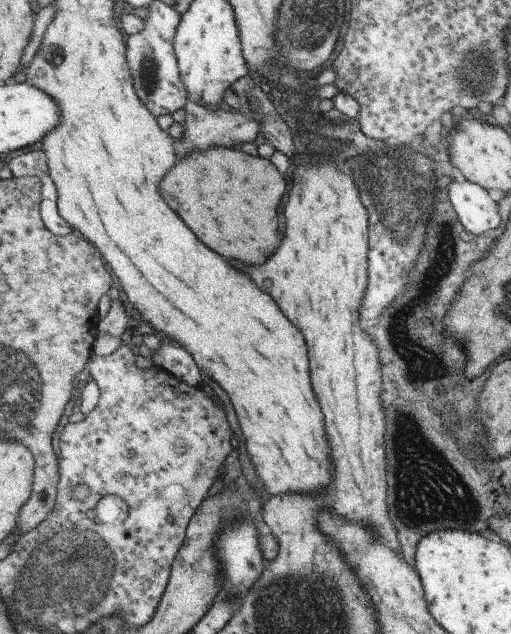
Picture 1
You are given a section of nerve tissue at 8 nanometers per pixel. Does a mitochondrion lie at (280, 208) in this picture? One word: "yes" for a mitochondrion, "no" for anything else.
no

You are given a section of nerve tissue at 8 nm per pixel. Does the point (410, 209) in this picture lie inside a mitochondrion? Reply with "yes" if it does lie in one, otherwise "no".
yes

